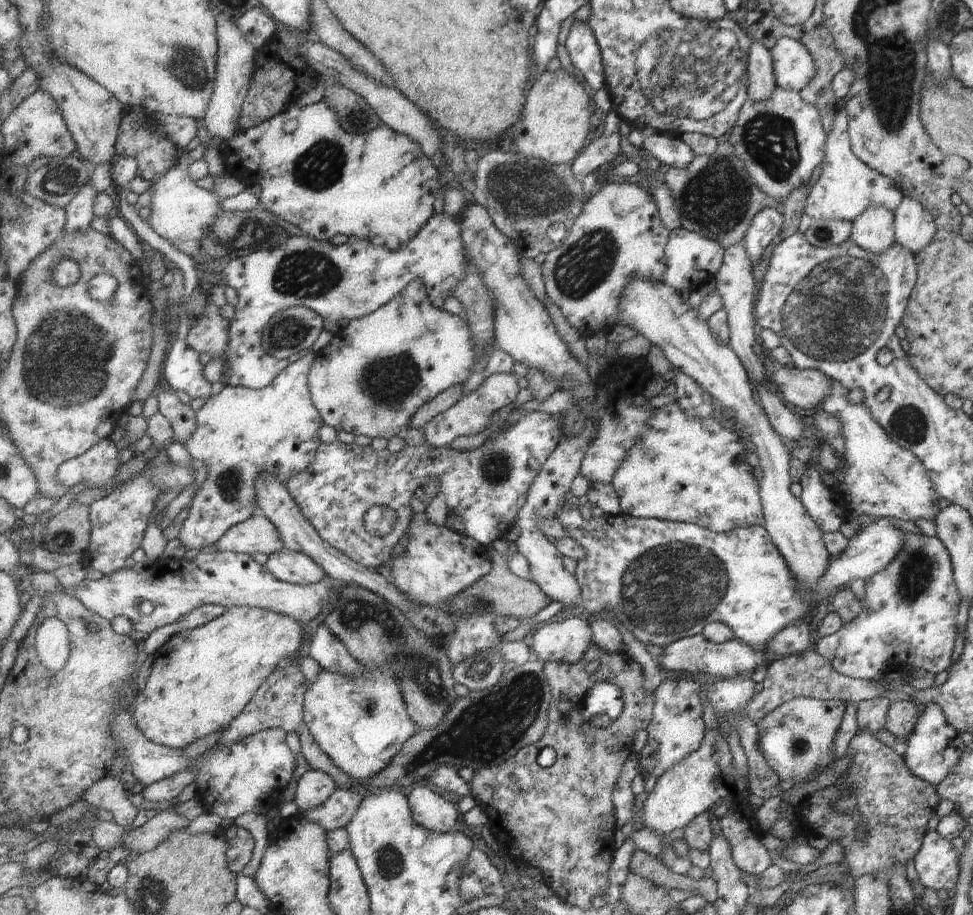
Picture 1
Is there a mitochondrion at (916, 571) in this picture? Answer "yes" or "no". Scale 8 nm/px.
yes

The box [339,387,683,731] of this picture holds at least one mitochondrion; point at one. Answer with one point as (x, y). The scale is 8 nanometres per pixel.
(426, 677)

